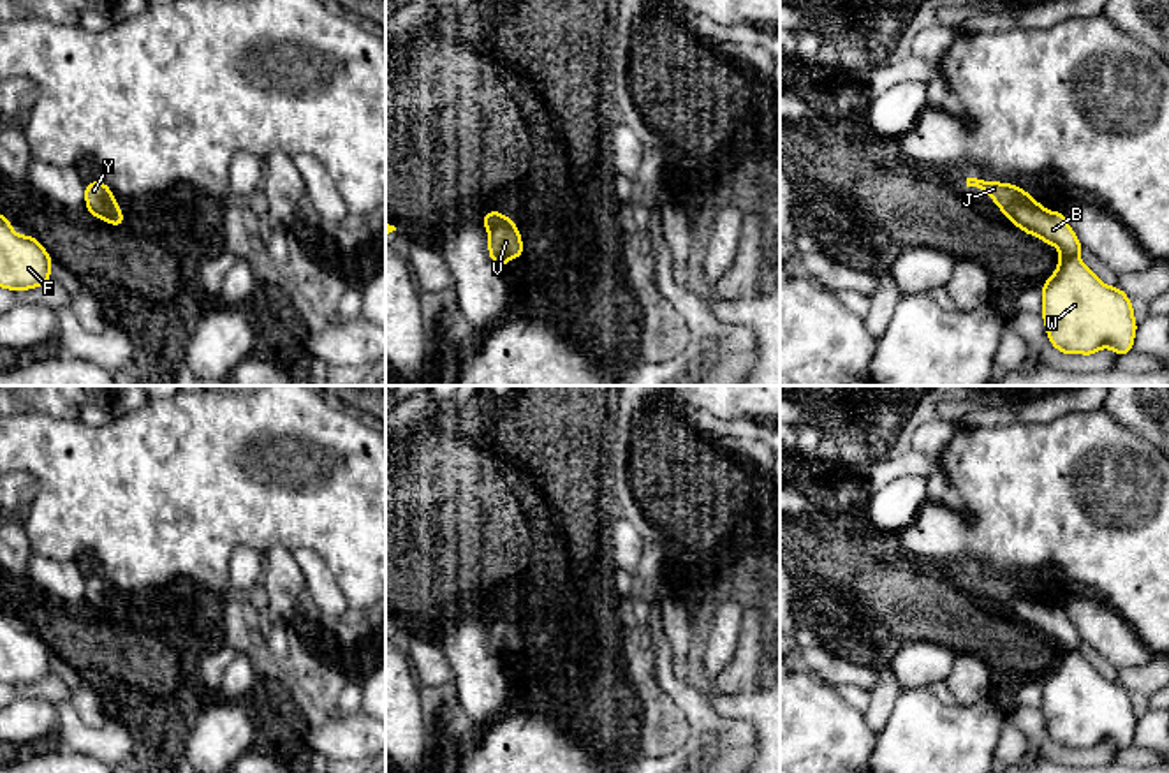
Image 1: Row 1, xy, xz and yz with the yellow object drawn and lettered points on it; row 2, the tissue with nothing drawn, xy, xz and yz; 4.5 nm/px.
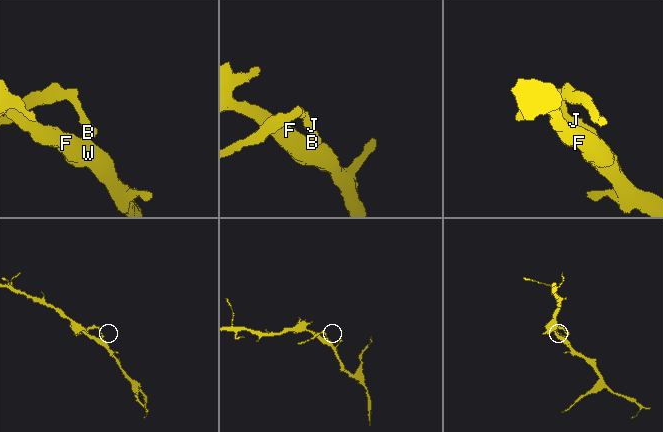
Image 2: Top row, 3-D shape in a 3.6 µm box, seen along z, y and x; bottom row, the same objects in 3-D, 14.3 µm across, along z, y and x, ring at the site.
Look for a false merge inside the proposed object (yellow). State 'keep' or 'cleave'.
cleave

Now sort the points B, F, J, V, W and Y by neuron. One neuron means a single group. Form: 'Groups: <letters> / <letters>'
Groups: B F V W / J Y

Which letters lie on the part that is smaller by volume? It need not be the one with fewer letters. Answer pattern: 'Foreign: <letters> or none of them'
Foreign: J, Y

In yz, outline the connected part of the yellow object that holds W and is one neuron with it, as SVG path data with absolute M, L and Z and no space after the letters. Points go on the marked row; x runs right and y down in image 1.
M1026 195L1007 218L1060 252L1055 273L1040 285L1040 317L1049 343L1063 356L1090 357L1106 347L1118 357L1130 354L1137 333L1132 299L1118 285L1104 283L1081 261L1083 245L1065 215Z

